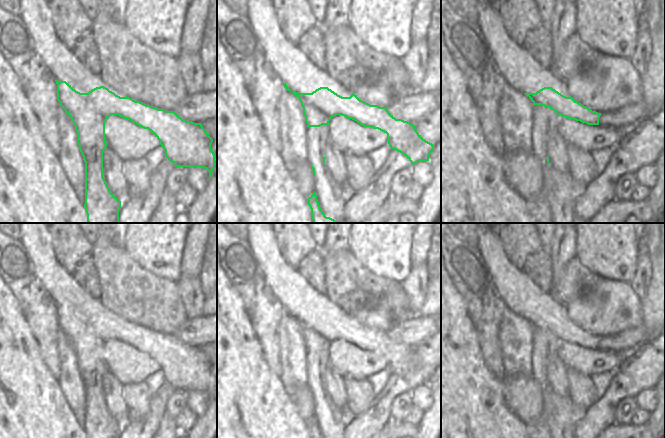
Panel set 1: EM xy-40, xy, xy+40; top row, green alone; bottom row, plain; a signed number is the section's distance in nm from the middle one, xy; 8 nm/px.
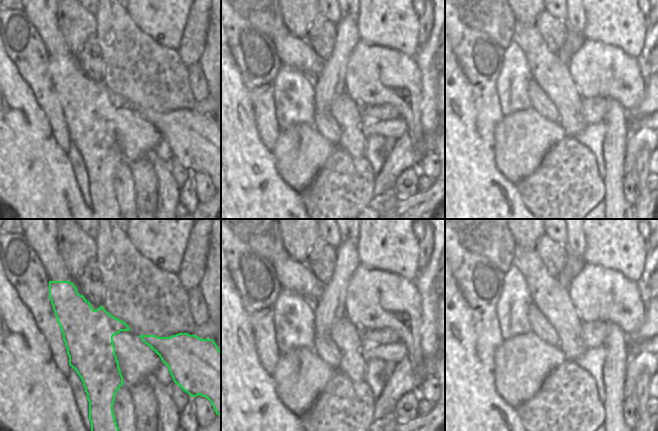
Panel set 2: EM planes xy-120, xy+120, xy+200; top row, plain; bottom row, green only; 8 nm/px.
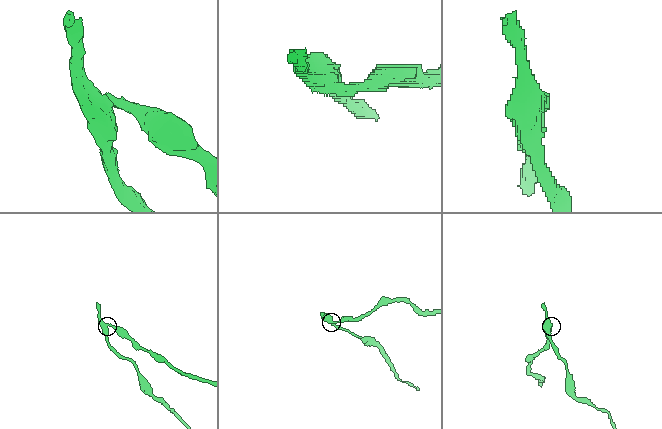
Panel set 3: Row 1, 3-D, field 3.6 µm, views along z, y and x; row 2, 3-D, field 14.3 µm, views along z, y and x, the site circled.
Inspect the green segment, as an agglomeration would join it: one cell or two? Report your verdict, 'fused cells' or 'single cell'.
fused cells

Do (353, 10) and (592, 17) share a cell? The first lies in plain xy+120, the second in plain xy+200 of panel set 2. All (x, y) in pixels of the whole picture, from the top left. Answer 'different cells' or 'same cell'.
different cells

